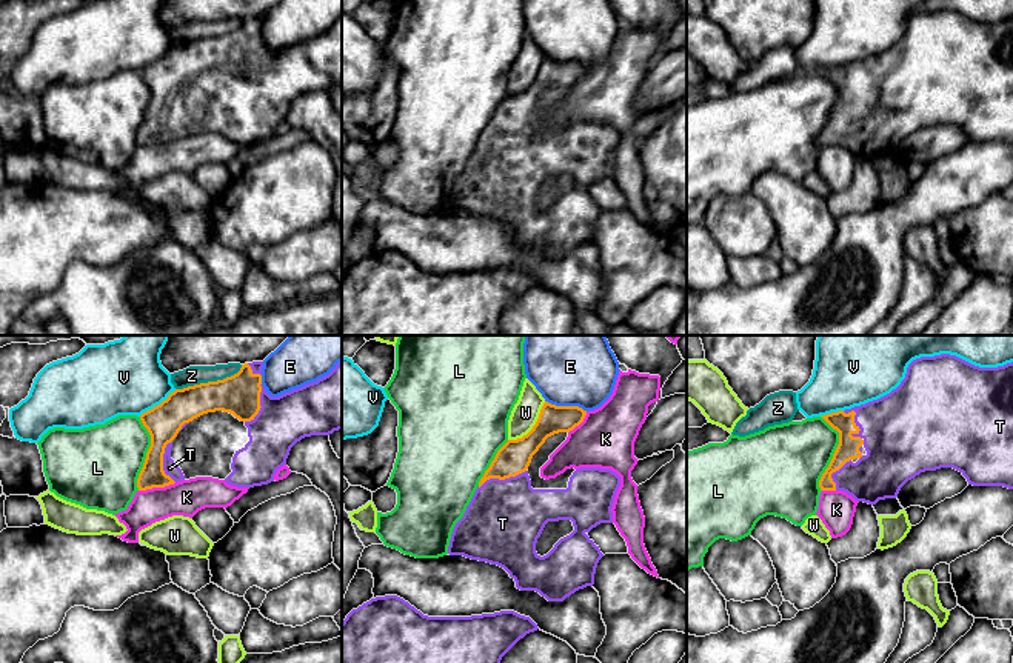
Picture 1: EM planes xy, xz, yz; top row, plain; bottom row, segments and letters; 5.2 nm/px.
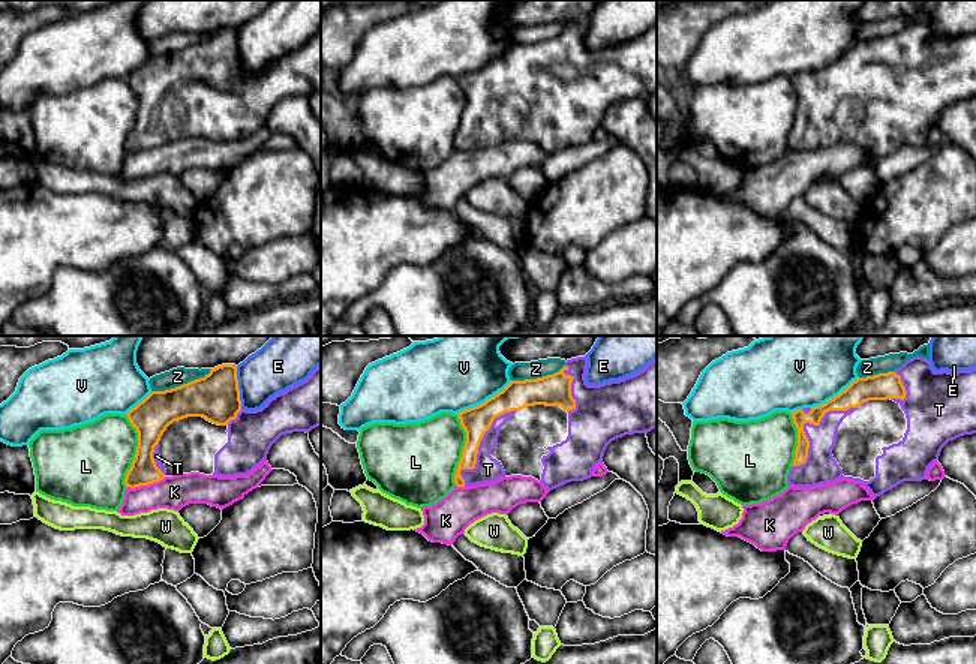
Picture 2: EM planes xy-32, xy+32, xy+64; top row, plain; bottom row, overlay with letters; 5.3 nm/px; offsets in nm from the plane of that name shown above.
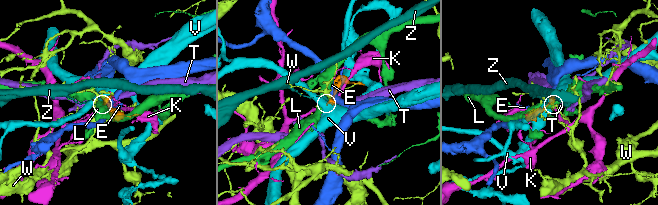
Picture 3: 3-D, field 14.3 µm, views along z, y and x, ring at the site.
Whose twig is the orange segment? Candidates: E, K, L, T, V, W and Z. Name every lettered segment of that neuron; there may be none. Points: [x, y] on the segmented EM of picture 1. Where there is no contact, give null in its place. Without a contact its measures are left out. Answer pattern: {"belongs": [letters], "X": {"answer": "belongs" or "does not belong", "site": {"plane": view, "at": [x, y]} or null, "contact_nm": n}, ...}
{"belongs": ["T"], "E": {"answer": "does not belong", "site": {"plane": "xz", "at": [567, 406]}, "contact_nm": 240}, "K": {"answer": "does not belong", "site": {"plane": "xy", "at": [156, 486]}, "contact_nm": 200}, "L": {"answer": "does not belong", "site": {"plane": "yz", "at": [833, 454]}, "contact_nm": 400}, "T": {"answer": "belongs", "site": {"plane": "yz", "at": [856, 426]}, "contact_nm": 240}, "V": {"answer": "does not belong", "site": {"plane": "xy", "at": [157, 405]}, "contact_nm": 240}, "W": {"answer": "does not belong", "site": {"plane": "xz", "at": [533, 426]}, "contact_nm": 280}, "Z": {"answer": "does not belong", "site": {"plane": "xy", "at": [210, 382]}, "contact_nm": 380}}

